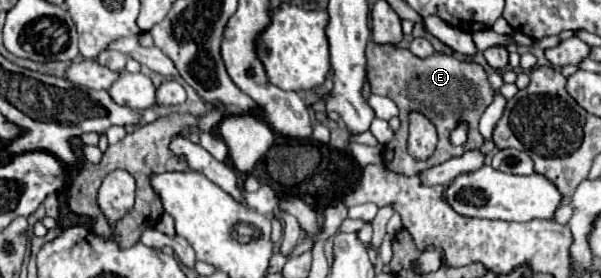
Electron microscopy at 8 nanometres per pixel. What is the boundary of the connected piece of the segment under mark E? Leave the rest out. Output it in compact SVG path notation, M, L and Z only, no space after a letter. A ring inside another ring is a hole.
M371 42L367 46L367 80L371 82L371 94L389 96L399 106L399 118L403 122L403 136L393 136L391 144L387 144L387 154L383 154L385 166L391 172L413 176L425 168L443 164L449 158L463 156L467 150L477 150L483 146L483 138L477 130L479 118L485 112L485 108L493 102L495 90L489 84L489 76L483 70L481 64L473 60L459 60L455 56L439 54L435 52L429 58L417 58L407 48L397 48L391 44L375 44ZM421 112L427 116L435 128L437 128L437 148L427 160L413 160L407 152L407 132L409 132L409 114ZM459 122L467 122L467 142L463 146L453 146L449 142L451 132Z

